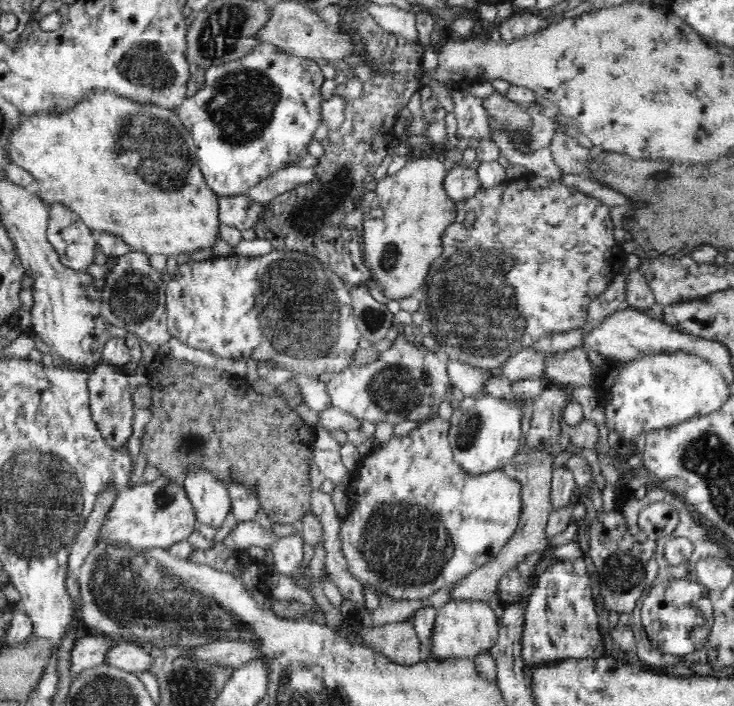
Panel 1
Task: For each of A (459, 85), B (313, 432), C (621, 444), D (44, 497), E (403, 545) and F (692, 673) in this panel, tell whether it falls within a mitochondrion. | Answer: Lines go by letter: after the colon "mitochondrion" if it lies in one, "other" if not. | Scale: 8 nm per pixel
A: other
B: other
C: other
D: mitochondrion
E: mitochondrion
F: other

